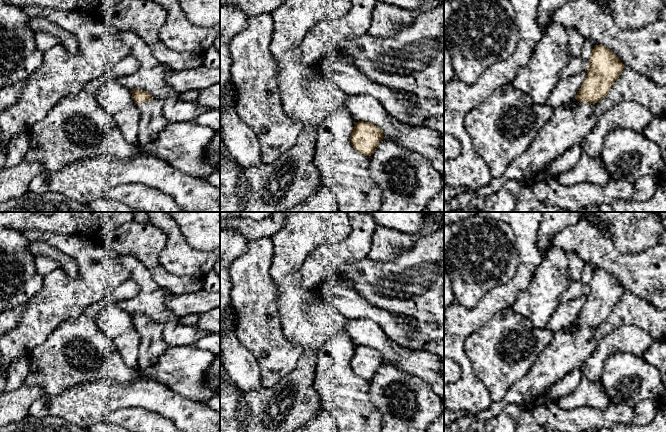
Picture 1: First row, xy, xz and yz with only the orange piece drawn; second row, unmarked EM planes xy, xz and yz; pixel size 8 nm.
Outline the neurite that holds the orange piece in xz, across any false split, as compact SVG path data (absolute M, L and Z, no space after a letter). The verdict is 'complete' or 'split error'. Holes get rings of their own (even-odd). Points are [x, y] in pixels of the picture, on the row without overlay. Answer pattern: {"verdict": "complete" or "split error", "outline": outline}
{"verdict": "complete", "outline": "M356 346L350 364L360 378L371 380L384 363L383 354L371 346Z"}

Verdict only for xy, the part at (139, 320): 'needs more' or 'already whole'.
needs more

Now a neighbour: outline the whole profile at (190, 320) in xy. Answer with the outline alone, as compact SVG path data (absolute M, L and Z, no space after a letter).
M190 314L184 317L180 317L178 322L186 326L195 326L198 323L199 315Z

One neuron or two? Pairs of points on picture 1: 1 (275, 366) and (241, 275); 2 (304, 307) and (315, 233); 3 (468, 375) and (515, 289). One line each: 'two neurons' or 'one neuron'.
1: one neuron
2: one neuron
3: one neuron

